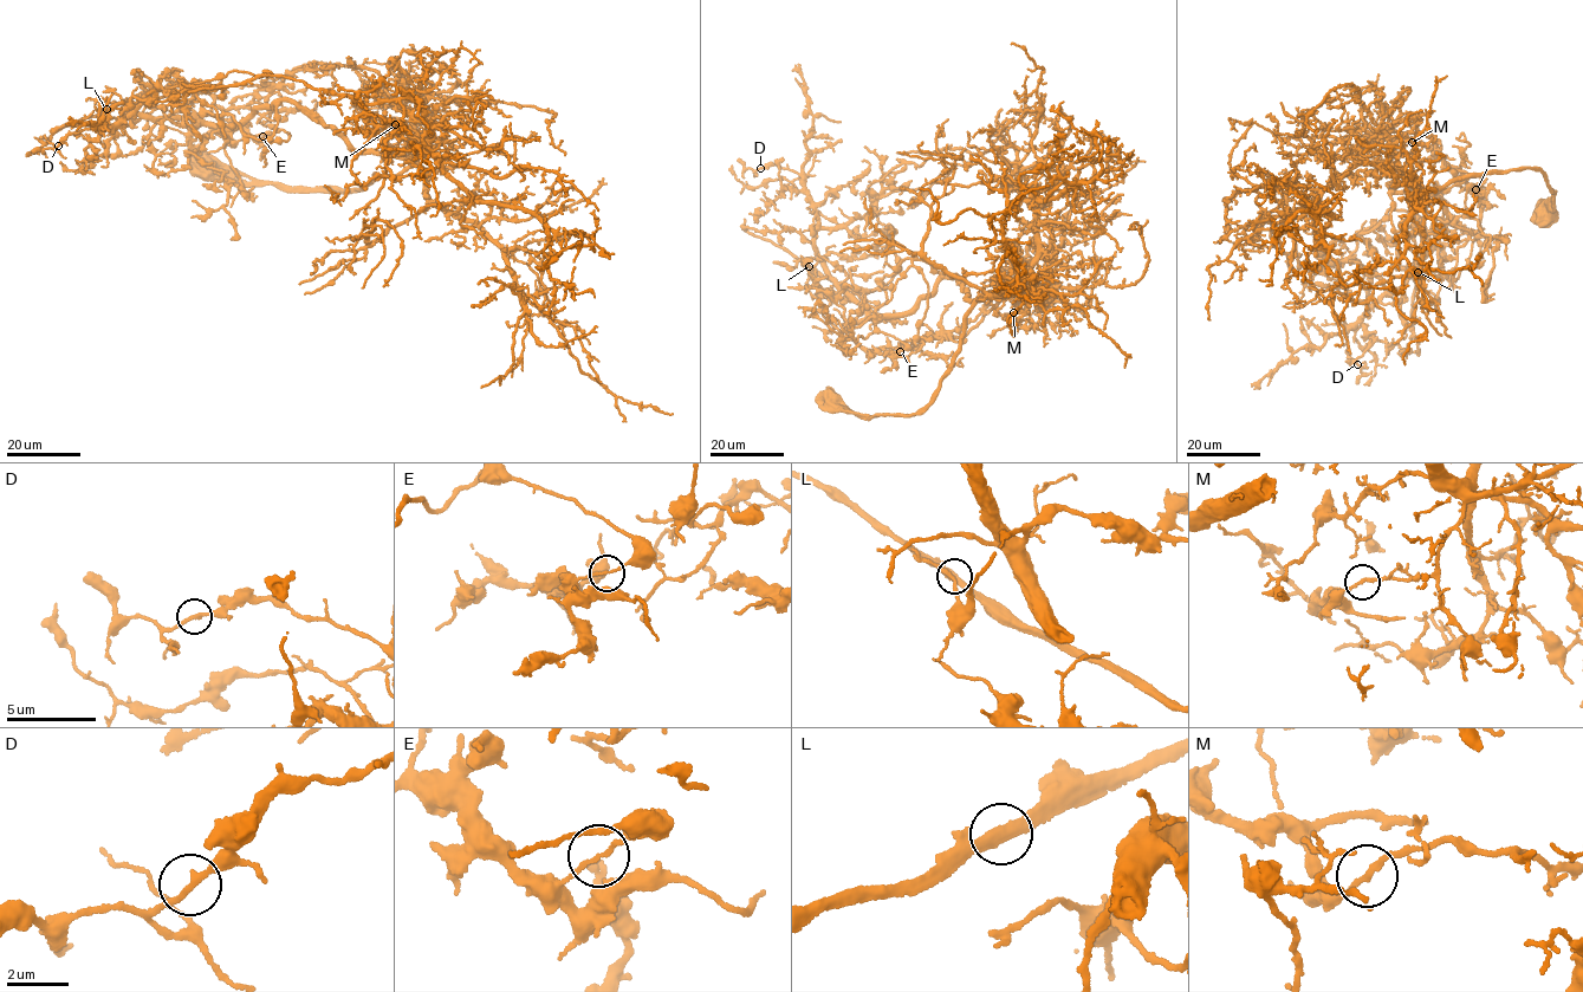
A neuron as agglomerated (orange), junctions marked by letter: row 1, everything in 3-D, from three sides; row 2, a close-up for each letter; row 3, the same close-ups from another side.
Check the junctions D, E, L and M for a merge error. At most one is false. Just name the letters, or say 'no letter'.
E

